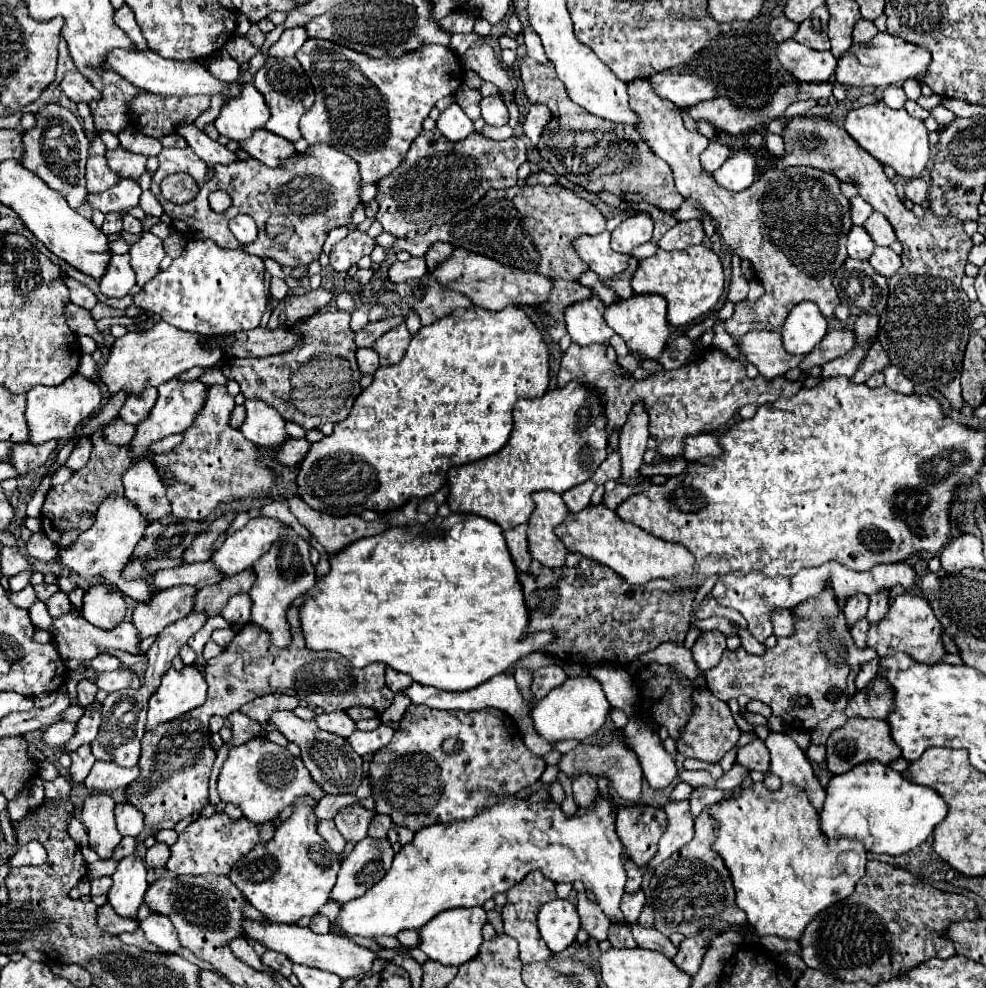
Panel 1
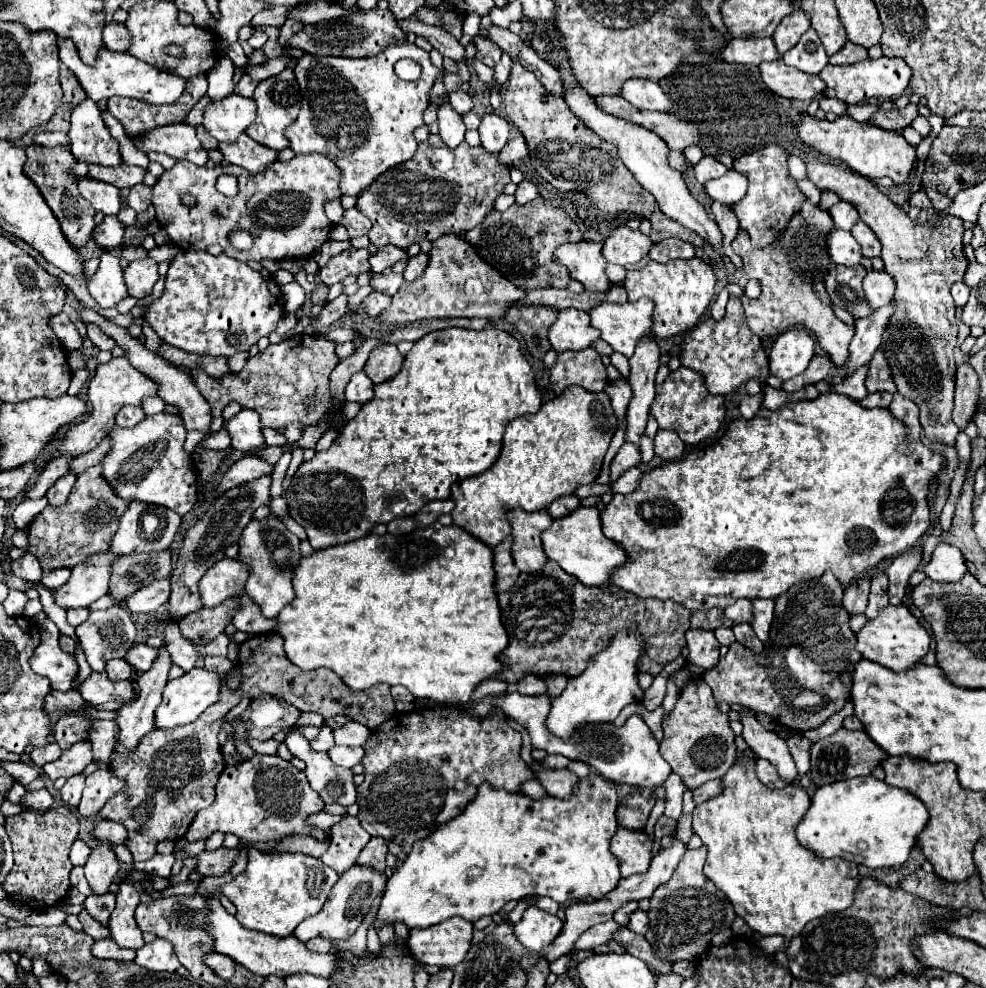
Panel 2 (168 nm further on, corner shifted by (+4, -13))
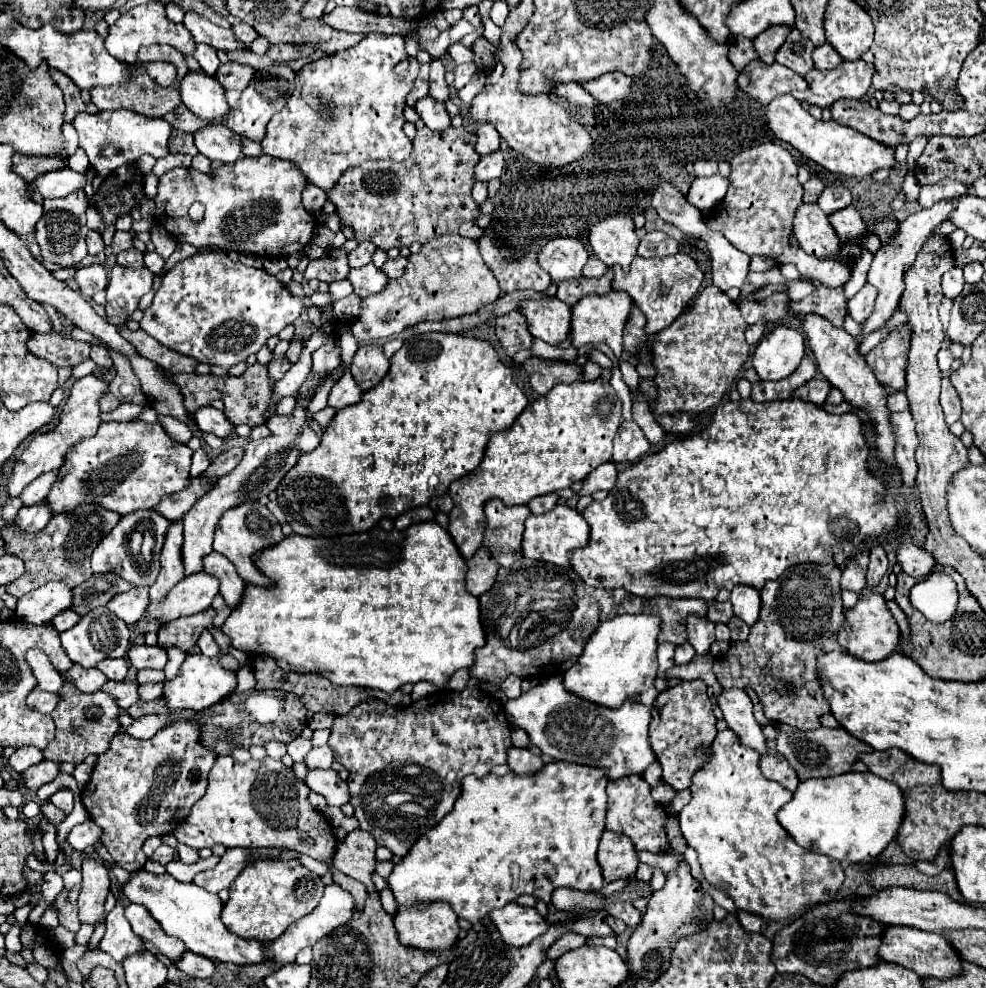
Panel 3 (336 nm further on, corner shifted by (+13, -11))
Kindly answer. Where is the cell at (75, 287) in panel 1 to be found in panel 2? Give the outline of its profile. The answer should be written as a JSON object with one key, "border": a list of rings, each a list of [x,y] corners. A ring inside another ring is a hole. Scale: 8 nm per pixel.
{"border":[[[87,326],[87,336],[99,350],[113,350],[115,348],[115,342],[111,338],[107,338],[103,332],[99,332],[99,328]]]}

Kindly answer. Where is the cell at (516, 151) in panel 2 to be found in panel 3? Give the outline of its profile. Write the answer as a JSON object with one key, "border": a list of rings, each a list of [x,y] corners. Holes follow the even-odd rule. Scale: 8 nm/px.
{"border":[[[496,150],[494,154],[486,154],[480,158],[476,166],[476,180],[490,182],[492,178],[500,178],[502,170],[504,170],[504,156],[502,150]]]}

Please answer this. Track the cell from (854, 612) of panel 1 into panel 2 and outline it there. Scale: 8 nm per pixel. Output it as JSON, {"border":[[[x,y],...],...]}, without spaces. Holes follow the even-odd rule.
{"border":[[[863,576],[863,578],[855,580],[853,584],[849,584],[845,588],[843,606],[847,608],[849,614],[861,614],[861,612],[865,612],[867,596],[869,596],[869,584],[871,584],[871,578]]]}

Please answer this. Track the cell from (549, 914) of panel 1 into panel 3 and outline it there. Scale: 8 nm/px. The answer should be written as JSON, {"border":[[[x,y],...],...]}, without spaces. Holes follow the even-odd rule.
{"border":[[[516,902],[506,904],[500,910],[490,912],[502,940],[510,946],[528,946],[536,936],[548,930],[548,922],[538,914],[536,908],[520,906]]]}

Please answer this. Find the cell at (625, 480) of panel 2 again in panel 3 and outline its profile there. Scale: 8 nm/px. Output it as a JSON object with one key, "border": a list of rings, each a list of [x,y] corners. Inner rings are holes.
{"border":[[[612,462],[598,466],[598,470],[590,472],[590,476],[584,480],[584,486],[577,493],[577,496],[568,499],[566,504],[571,508],[576,508],[577,502],[582,496],[592,495],[596,490],[612,490],[616,484],[616,476],[618,476],[618,470]]]}

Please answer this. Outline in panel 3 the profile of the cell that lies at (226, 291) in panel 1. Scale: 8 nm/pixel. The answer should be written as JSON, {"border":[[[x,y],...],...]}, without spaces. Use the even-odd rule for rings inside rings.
{"border":[[[198,252],[168,270],[158,292],[154,294],[152,304],[144,310],[140,328],[170,350],[192,356],[198,362],[230,368],[246,360],[250,354],[256,354],[272,334],[278,334],[286,324],[292,324],[300,316],[302,308],[302,300],[292,296],[286,286],[266,270],[248,268],[242,262],[234,262],[220,252]]]}

